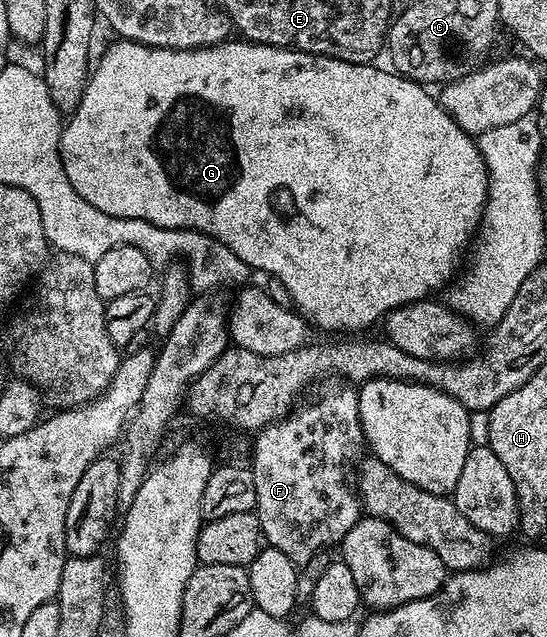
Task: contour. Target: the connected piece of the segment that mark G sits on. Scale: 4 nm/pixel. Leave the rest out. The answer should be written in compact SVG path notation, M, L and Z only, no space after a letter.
M128 39L116 40L116 45L111 45L103 53L103 58L94 62L93 68L87 78L87 90L81 95L81 103L70 114L71 121L62 126L59 138L59 147L63 158L63 170L67 178L79 195L84 197L89 203L93 203L101 211L105 211L114 217L128 217L129 219L145 219L157 227L166 229L194 229L200 233L207 234L208 237L215 238L221 242L226 249L231 251L232 258L244 261L247 265L252 265L255 269L260 269L263 273L272 273L281 284L287 288L287 293L291 296L290 304L304 318L316 321L323 329L344 329L344 334L351 335L354 329L361 329L378 322L393 309L404 305L422 301L434 289L442 290L444 286L452 280L451 272L455 269L455 260L459 257L459 252L463 249L463 244L467 241L467 232L474 230L477 219L482 218L483 206L487 204L487 168L483 162L483 157L479 153L479 146L476 138L472 134L466 133L448 113L443 110L442 105L434 96L431 97L426 88L418 81L410 81L408 77L403 77L390 68L378 69L378 64L349 63L336 57L326 57L320 53L306 53L300 49L286 49L276 45L262 45L257 41L246 39L228 39L216 45L201 45L193 49L169 49L164 47L152 47L143 45L140 41L130 41Z

